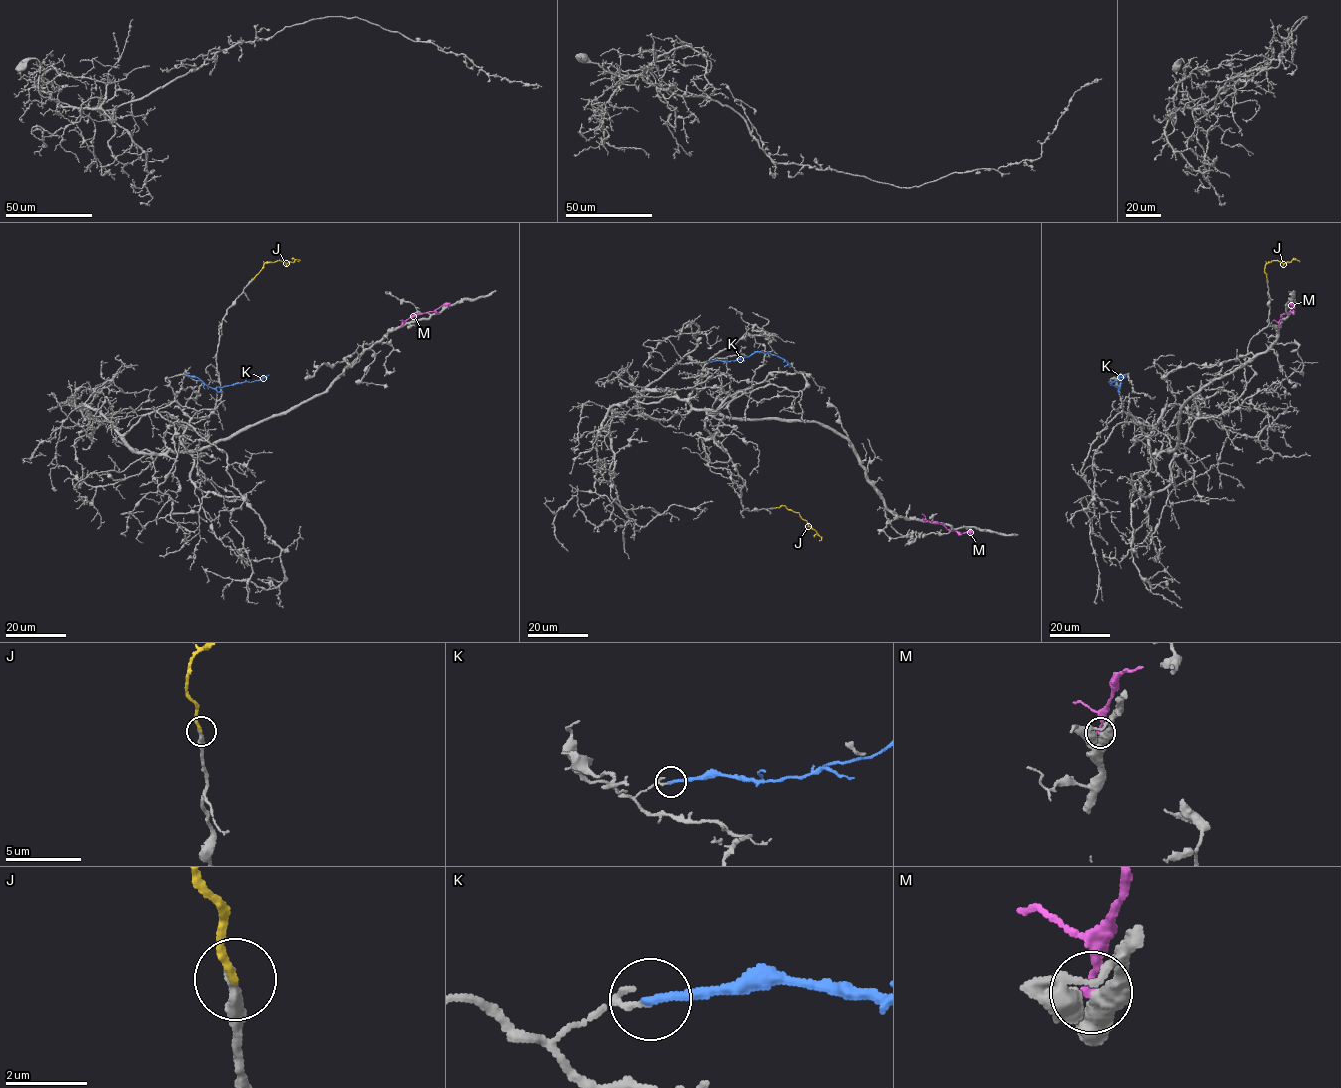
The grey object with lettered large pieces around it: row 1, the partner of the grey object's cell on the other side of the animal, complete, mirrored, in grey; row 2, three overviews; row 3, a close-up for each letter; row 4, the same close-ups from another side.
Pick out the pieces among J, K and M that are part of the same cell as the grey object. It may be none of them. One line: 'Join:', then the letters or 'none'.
Join: none

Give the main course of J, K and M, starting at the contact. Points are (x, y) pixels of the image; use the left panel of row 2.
J: (252, 279), (266, 263), (283, 261), (287, 264), (297, 261)
K: (186, 375), (197, 377), (213, 388), (266, 377), (262, 376)
M: (400, 326), (417, 314), (433, 311), (444, 304), (448, 308)

